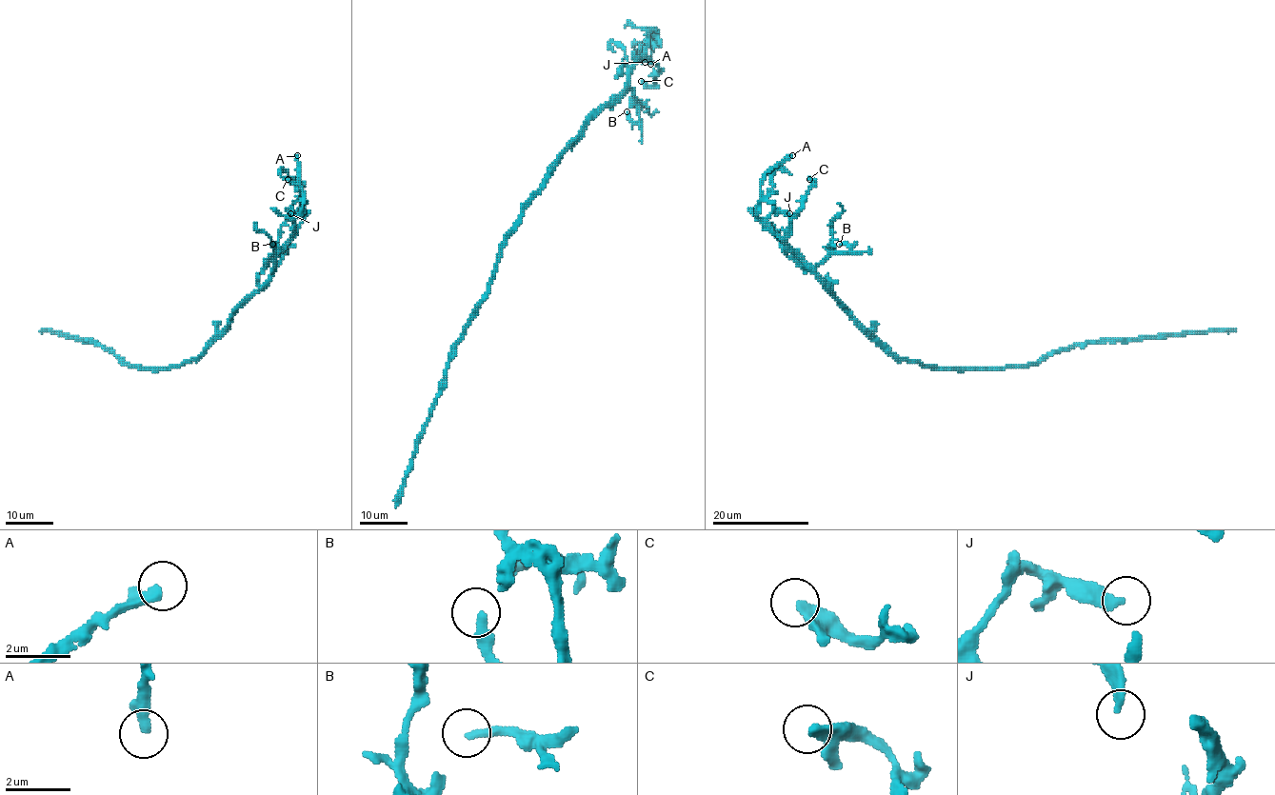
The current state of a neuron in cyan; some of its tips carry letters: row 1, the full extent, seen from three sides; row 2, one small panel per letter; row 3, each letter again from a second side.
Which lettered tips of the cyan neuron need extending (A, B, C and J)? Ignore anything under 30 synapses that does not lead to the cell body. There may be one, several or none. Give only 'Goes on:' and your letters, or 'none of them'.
Goes on: none of them

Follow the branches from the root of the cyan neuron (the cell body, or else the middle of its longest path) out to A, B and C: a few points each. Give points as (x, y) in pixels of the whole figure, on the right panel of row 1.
A: (931, 367), (895, 358), (758, 216), (762, 177), (792, 155)
B: (931, 367), (895, 358), (819, 277), (815, 270), (821, 263), (834, 253), (850, 251), (846, 244), (839, 244)
C: (931, 367), (895, 358), (787, 244), (787, 228), (814, 184), (814, 180), (809, 179)

